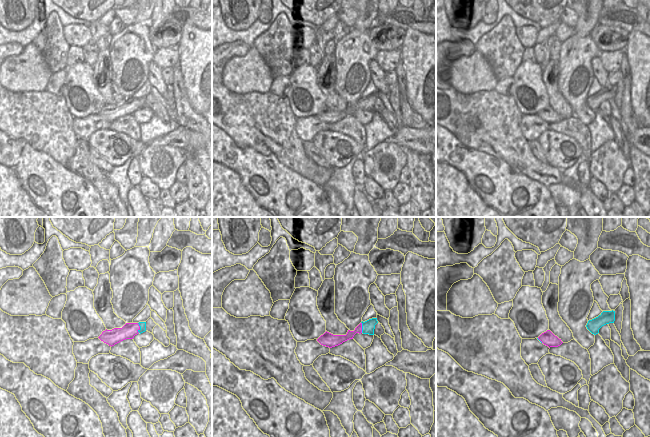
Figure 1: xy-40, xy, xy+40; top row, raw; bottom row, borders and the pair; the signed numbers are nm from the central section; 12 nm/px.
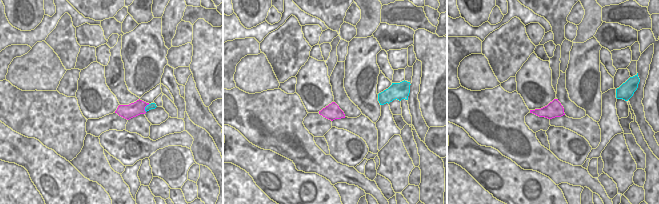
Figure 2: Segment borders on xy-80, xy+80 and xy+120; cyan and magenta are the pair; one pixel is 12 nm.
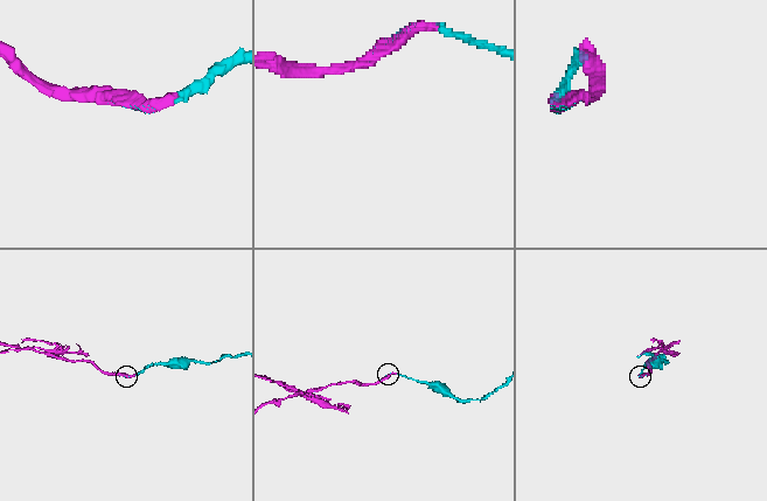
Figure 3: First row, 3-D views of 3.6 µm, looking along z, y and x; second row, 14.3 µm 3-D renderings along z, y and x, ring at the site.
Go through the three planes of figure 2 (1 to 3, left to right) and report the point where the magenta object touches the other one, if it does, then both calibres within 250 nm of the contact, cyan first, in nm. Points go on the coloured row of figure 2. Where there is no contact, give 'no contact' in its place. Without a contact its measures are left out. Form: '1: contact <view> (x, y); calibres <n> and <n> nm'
1: contact xy-80 (145, 107); calibres 70 and 170 nm
2: no contact
3: no contact

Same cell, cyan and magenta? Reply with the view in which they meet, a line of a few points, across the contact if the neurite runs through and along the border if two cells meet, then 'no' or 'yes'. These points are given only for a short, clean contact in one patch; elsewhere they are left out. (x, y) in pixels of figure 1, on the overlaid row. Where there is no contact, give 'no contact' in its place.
meets cyan in xy-40; no

